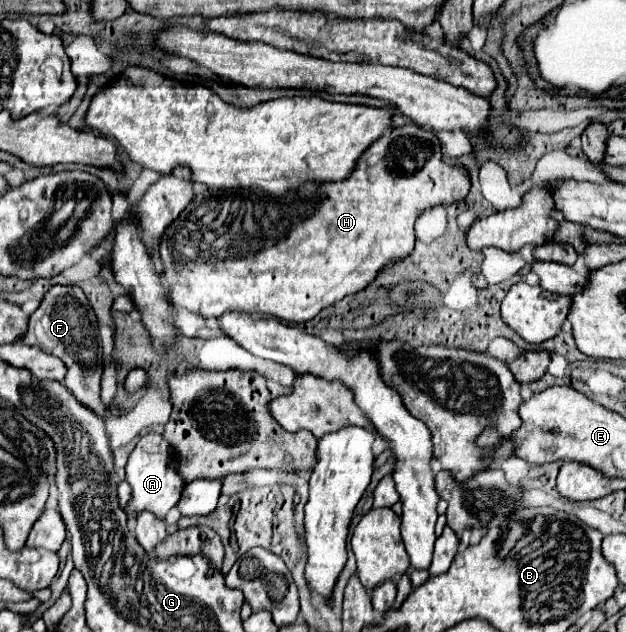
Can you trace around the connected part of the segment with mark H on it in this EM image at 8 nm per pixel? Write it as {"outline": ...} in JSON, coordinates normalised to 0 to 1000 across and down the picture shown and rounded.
{"outline":[[[645,198],[617,207],[604,223],[597,223],[581,245],[572,252],[569,267],[559,280],[537,286],[537,290],[492,290],[479,299],[470,299],[450,312],[428,309],[415,299],[364,299],[364,302],[332,302],[326,309],[313,309],[304,324],[288,337],[284,347],[278,347],[275,356],[268,356],[268,366],[262,366],[256,378],[256,413],[262,422],[259,445],[268,448],[272,476],[281,489],[300,489],[326,505],[345,505],[358,498],[361,492],[390,492],[390,495],[415,495],[415,498],[438,498],[450,508],[492,508],[505,502],[518,486],[527,486],[530,479],[543,476],[553,467],[565,467],[578,460],[601,432],[623,413],[649,407],[661,394],[661,353],[677,337],[677,331],[687,331],[703,321],[725,321],[738,318],[751,302],[751,274],[738,261],[722,261],[706,248],[706,229],[693,207],[674,204],[671,198]]]}

